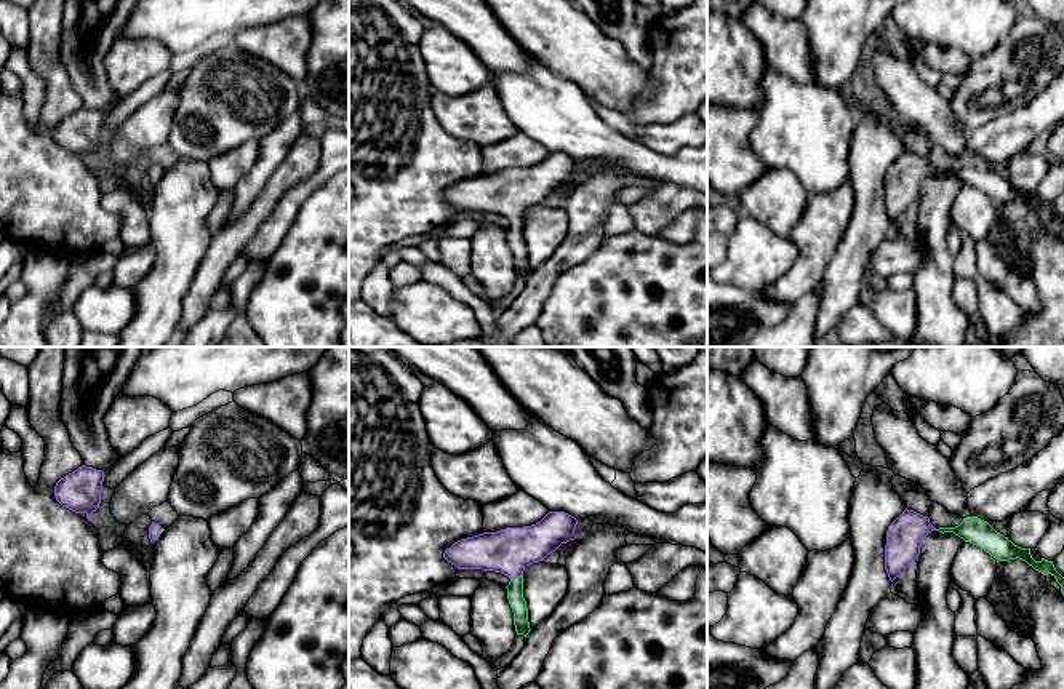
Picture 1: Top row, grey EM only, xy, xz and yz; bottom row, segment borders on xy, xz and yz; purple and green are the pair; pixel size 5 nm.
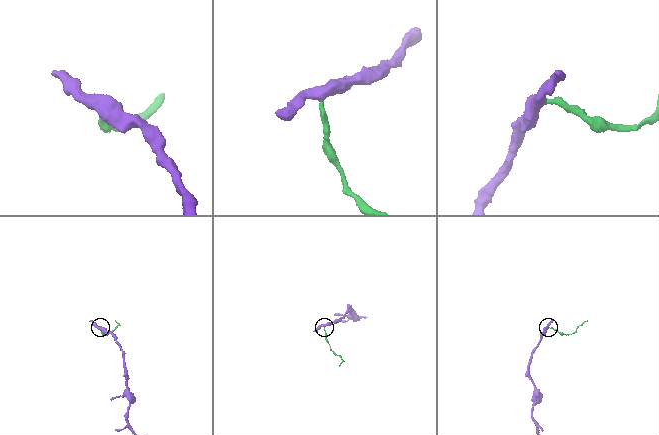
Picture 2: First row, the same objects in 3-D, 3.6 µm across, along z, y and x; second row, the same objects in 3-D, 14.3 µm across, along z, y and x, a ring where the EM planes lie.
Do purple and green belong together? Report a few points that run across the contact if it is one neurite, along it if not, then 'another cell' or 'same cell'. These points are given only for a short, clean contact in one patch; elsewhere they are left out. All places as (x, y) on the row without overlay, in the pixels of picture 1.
xz (509, 192), (516, 218), (516, 240) | same cell

